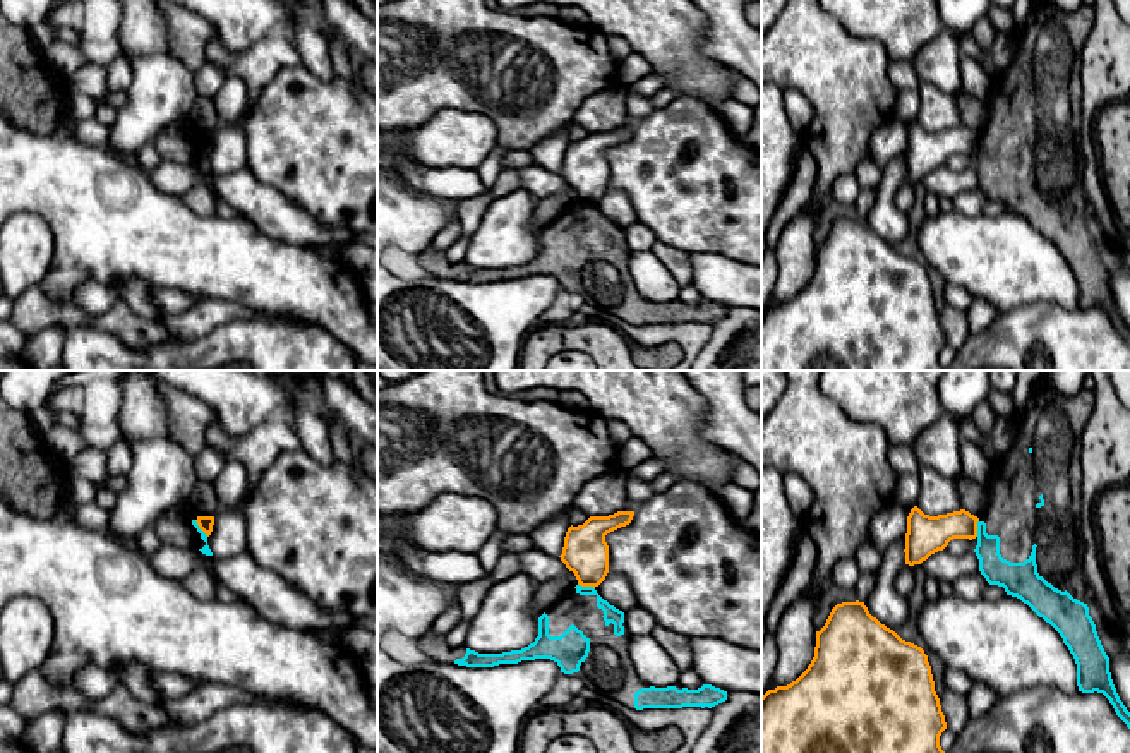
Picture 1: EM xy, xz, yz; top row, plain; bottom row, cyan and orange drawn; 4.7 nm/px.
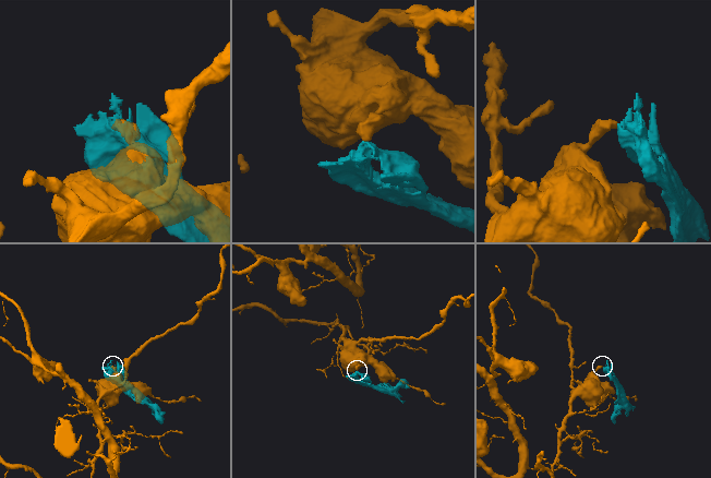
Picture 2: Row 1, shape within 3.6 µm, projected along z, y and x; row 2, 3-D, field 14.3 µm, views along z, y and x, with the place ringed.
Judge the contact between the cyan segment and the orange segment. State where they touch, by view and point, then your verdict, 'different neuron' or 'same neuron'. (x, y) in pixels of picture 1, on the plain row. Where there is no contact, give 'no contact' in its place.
meets cyan in xy at (199, 144); different neuron

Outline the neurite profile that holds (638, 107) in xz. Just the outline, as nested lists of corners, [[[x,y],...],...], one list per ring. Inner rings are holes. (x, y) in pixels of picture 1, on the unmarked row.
[[[626,87],[626,110],[628,110],[628,117],[633,122],[638,122],[648,117],[650,113],[653,113],[655,108],[650,98],[634,93],[631,87]]]

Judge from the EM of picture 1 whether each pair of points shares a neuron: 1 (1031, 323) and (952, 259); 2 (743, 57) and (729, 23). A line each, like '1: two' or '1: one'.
1: two
2: one

